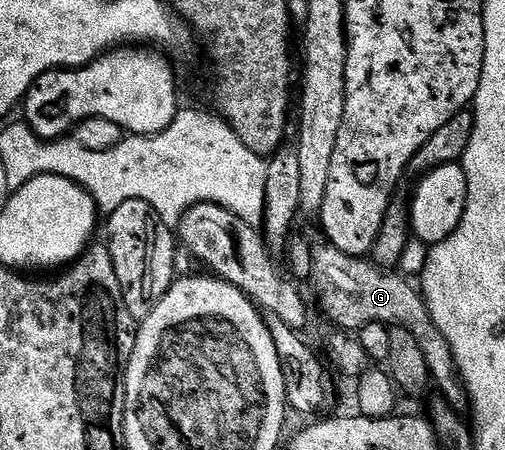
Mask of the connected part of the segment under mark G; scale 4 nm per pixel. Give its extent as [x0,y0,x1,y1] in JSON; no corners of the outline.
[316,249,470,409]

